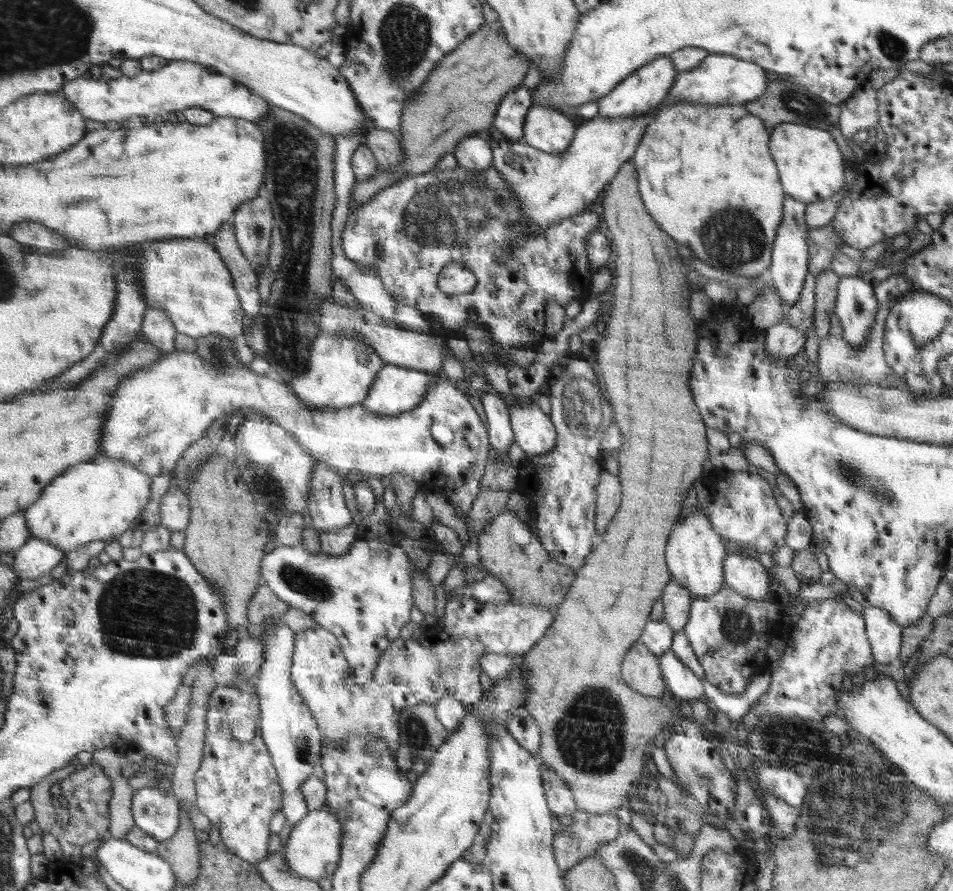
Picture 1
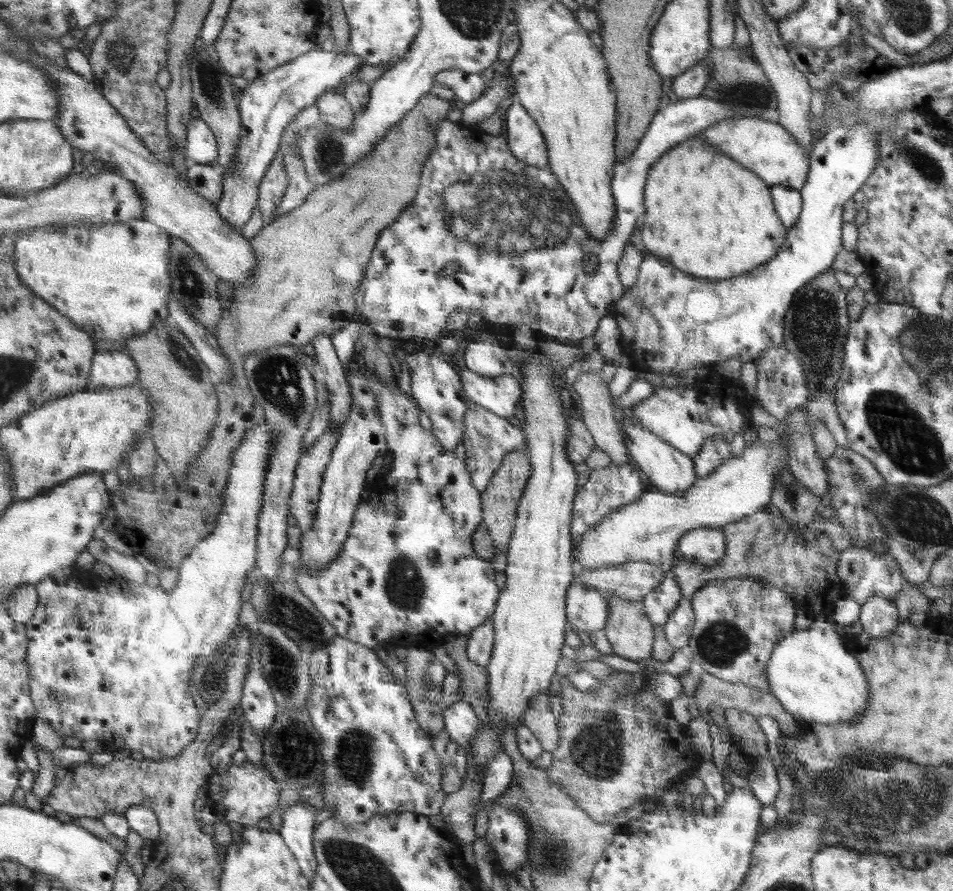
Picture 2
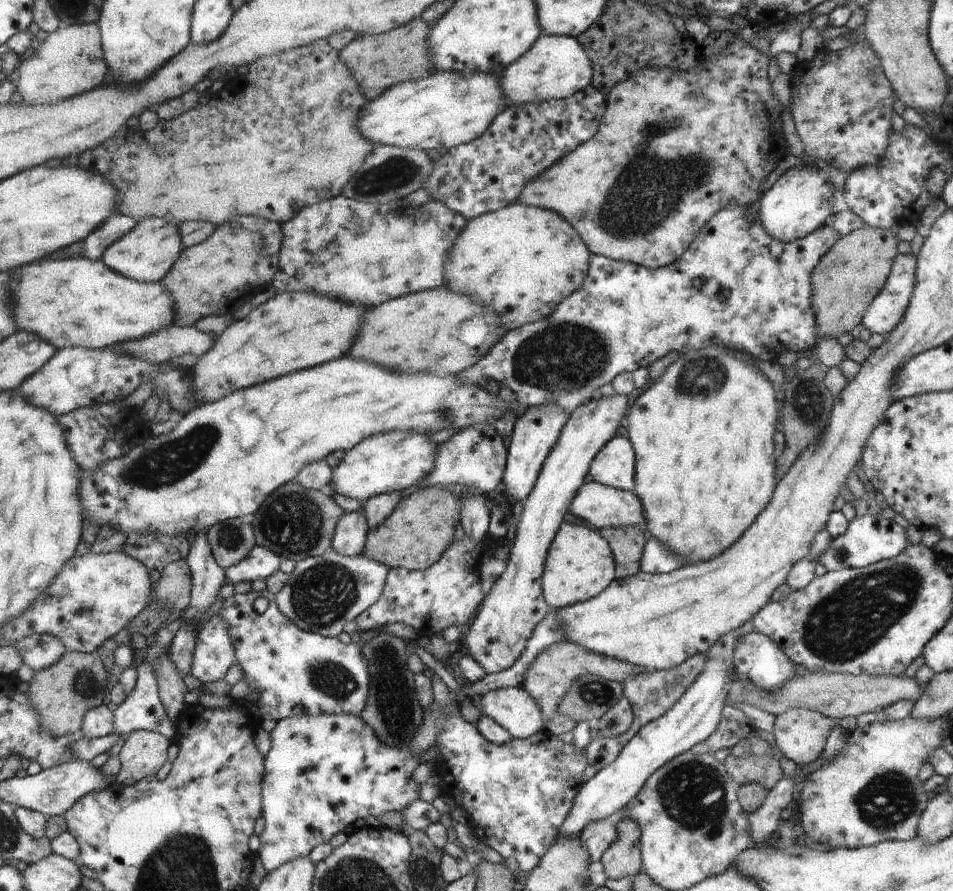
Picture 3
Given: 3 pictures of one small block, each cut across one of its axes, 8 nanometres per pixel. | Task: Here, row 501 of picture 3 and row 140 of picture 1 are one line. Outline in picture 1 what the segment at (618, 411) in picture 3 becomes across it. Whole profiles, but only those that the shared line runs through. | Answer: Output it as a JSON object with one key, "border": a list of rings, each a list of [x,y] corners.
{"border":[[[532,105],[526,118],[525,141],[542,152],[564,152],[574,142],[576,124],[562,110]]]}

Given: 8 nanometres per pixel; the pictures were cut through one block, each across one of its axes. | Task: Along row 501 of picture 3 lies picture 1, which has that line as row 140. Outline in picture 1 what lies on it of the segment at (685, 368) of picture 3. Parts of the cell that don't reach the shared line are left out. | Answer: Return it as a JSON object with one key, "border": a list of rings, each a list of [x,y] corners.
{"border":[[[690,101],[662,105],[630,158],[638,170],[643,204],[660,220],[663,232],[678,244],[688,246],[708,267],[728,272],[732,277],[754,280],[771,267],[772,244],[783,224],[782,200],[786,200],[770,142],[771,130],[743,105]]]}

